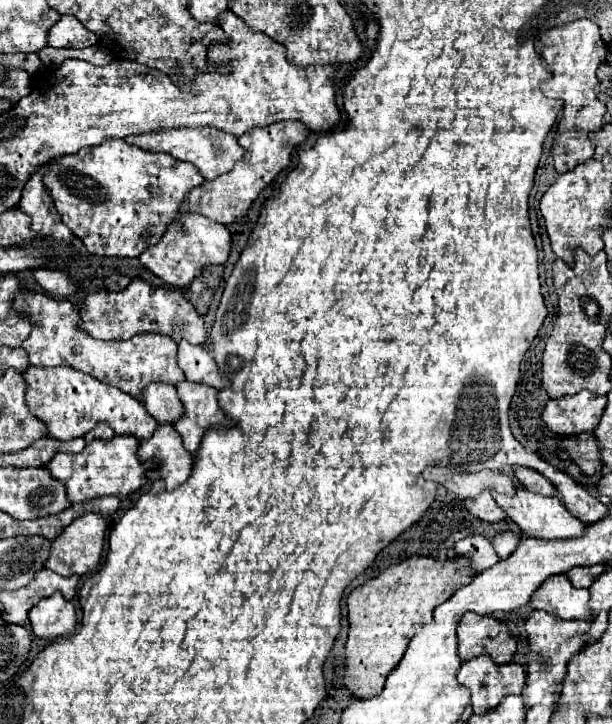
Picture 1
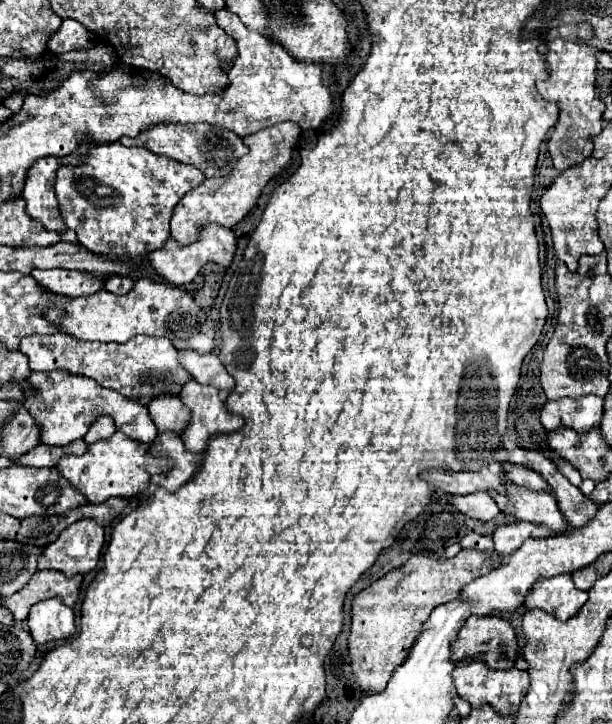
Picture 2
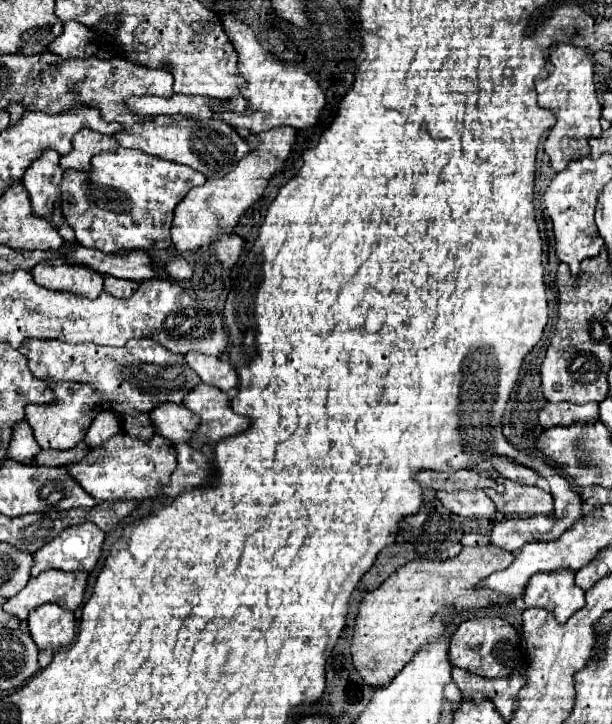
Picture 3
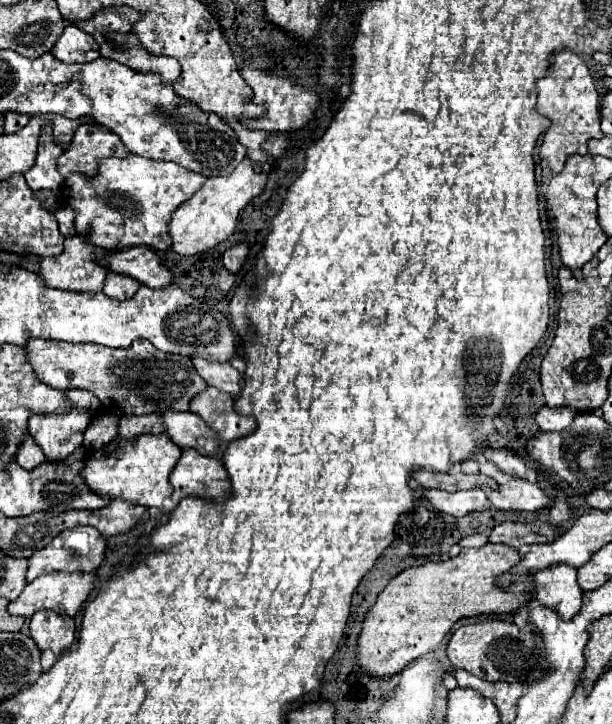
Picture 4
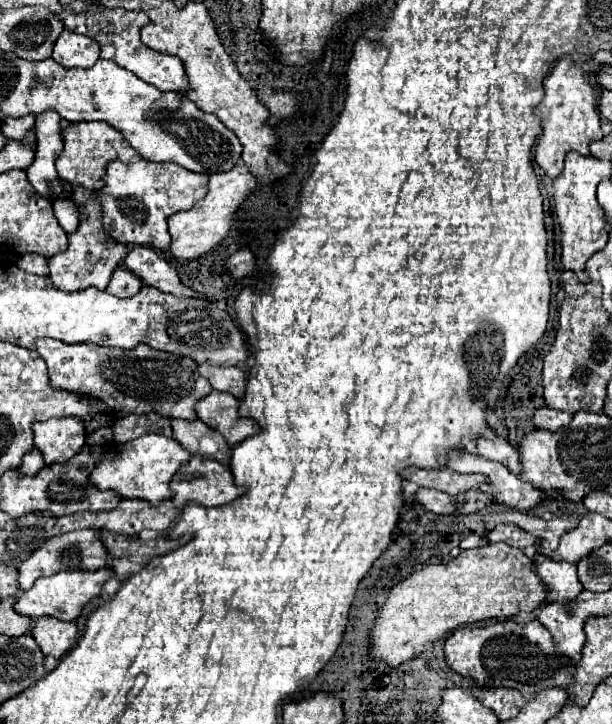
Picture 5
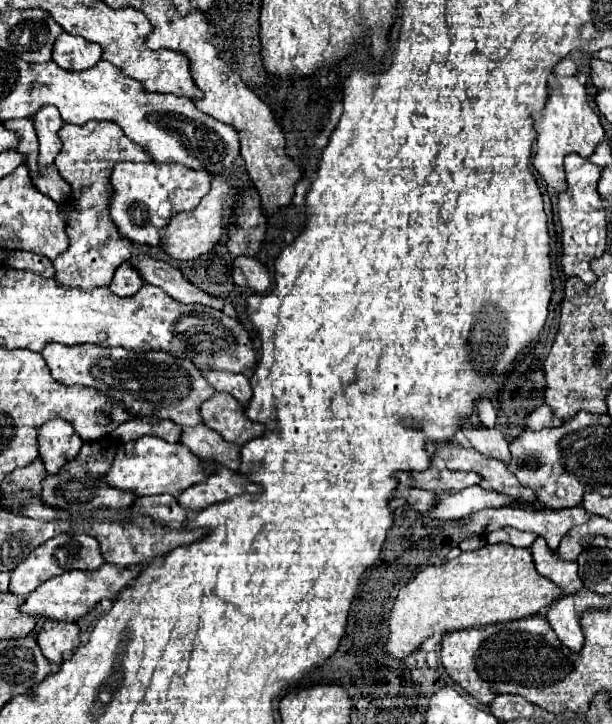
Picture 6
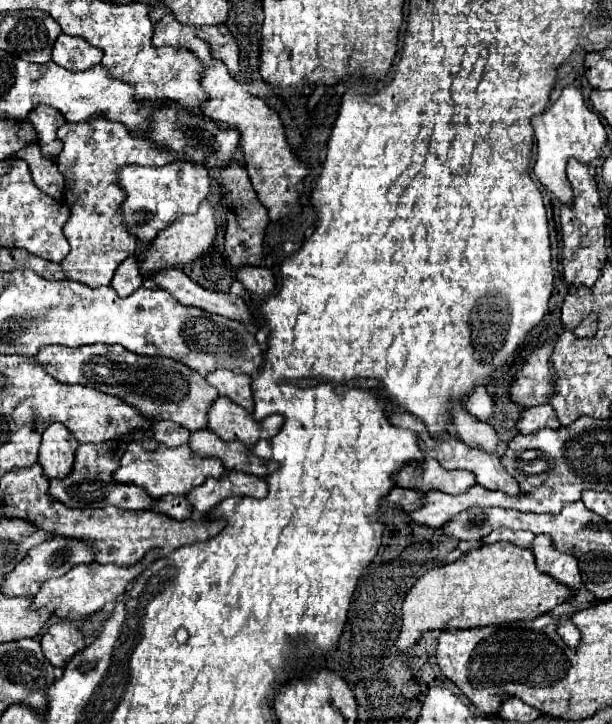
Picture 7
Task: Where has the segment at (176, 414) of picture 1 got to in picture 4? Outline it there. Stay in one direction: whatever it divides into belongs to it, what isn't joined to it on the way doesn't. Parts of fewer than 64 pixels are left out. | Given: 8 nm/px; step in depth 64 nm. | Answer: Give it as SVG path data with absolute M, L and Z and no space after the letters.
M164 410L164 412L160 412L160 420L164 422L164 428L166 428L164 432L180 448L186 448L186 446L196 448L198 446L196 442L198 442L200 436L216 438L216 434L194 412L172 412L172 410Z

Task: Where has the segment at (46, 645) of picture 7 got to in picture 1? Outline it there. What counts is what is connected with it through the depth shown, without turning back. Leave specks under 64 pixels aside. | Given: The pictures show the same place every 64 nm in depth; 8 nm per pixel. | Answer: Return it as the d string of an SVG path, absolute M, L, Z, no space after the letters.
M60 592L40 600L28 614L32 632L40 638L58 638L72 634L76 628L76 612L72 600L66 600Z

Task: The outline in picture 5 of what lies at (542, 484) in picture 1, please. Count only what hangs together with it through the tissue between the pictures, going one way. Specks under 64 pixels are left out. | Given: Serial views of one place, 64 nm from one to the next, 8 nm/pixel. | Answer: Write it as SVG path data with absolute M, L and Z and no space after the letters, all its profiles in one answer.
M478 438L476 444L478 444L478 454L480 456L504 464L514 474L520 474L522 472L520 456L518 456L518 452L506 440L502 440L502 438L496 438L496 440Z

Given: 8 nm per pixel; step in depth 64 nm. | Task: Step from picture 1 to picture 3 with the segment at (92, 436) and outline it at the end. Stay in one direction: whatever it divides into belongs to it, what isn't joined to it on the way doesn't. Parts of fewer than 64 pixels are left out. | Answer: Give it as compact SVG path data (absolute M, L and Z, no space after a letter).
M110 410L102 412L90 426L90 430L86 432L86 438L84 442L94 448L94 446L100 446L102 442L106 442L110 436L118 434L122 428L120 428L120 422L116 418L116 414L112 414Z

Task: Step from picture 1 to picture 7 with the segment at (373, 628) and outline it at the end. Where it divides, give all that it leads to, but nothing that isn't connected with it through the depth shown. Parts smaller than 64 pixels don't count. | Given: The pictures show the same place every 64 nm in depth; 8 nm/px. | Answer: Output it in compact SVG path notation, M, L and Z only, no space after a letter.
M496 542L472 550L456 562L436 566L416 580L402 602L402 624L394 648L408 652L428 630L466 630L514 620L532 620L564 604L572 590L538 572L530 548Z

